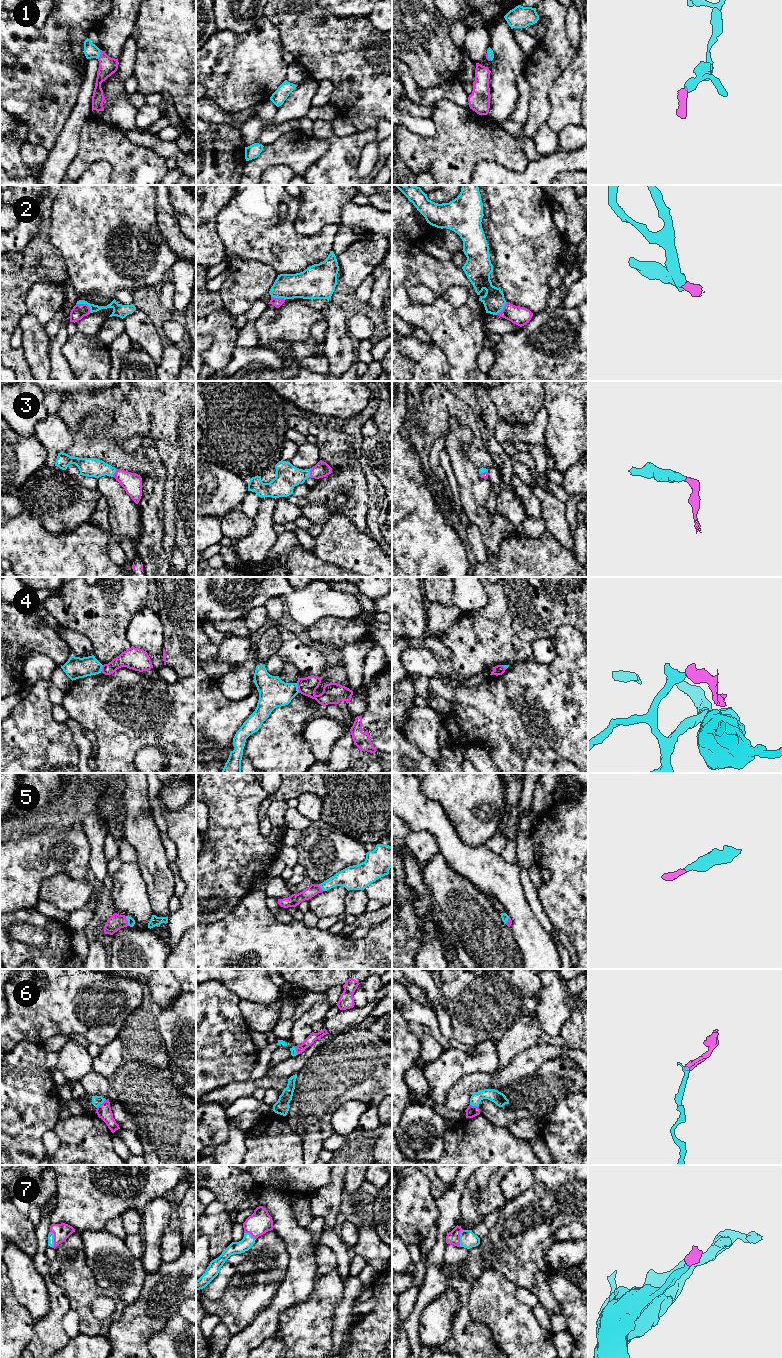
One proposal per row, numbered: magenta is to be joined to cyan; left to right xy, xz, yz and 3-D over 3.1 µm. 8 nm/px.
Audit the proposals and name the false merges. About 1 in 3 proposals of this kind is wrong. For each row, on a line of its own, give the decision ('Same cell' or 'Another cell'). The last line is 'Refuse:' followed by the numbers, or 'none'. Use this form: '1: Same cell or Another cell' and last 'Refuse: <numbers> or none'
1: Same cell
2: Same cell
3: Same cell
4: Another cell
5: Same cell
6: Another cell
7: Same cell
Refuse: 4, 6

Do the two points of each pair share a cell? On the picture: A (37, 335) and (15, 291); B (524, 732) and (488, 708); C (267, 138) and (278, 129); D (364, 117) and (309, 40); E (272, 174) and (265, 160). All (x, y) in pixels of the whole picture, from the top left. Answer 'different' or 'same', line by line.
A: different
B: same
C: same
D: same
E: different

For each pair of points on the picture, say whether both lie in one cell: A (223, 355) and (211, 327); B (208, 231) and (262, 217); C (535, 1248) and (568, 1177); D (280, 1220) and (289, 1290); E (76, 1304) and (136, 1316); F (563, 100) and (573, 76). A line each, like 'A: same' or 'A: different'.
A: same
B: different
C: same
D: same
E: different
F: same

